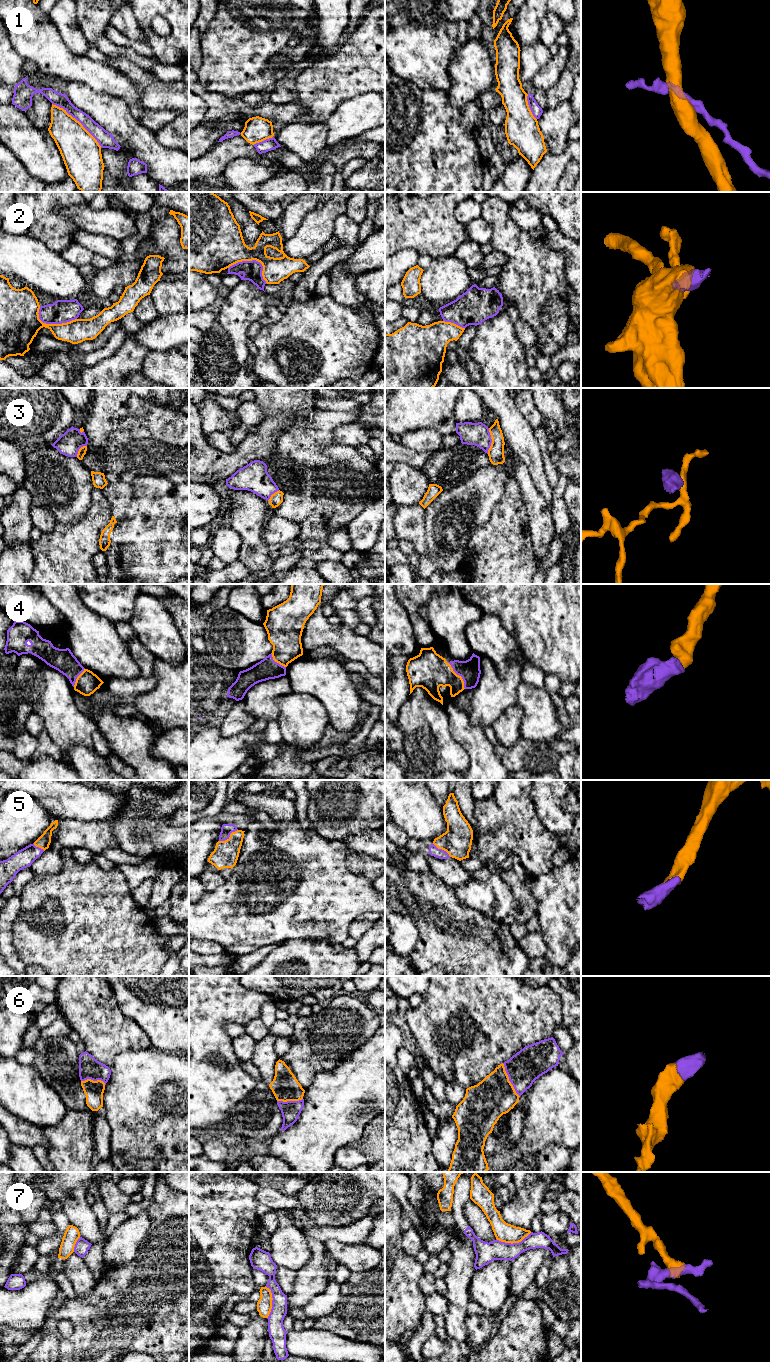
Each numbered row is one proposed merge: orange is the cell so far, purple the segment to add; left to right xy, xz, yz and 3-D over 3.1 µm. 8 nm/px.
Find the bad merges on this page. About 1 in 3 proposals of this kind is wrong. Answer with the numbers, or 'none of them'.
1, 2, 3, 7

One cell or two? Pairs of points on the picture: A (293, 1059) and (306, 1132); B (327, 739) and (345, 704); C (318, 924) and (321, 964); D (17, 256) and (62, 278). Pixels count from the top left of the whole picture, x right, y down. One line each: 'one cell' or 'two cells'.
A: two cells
B: two cells
C: two cells
D: one cell

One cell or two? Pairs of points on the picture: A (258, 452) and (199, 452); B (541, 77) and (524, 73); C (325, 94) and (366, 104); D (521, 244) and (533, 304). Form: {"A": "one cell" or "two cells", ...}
{"A": "one cell", "B": "two cells", "C": "two cells", "D": "one cell"}

